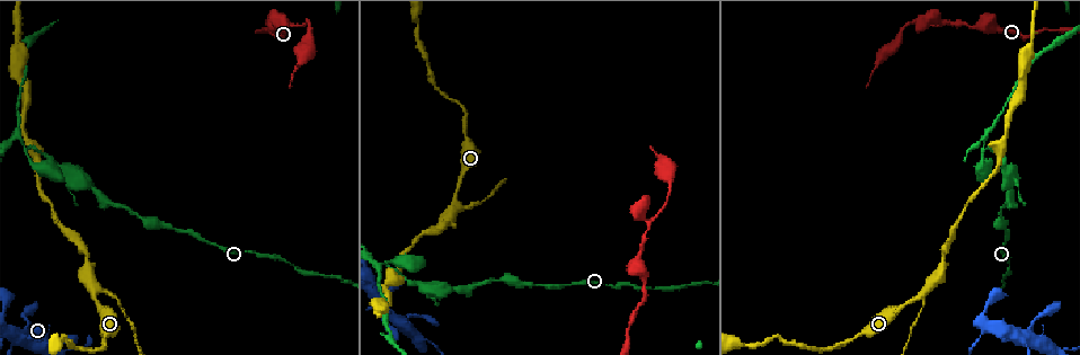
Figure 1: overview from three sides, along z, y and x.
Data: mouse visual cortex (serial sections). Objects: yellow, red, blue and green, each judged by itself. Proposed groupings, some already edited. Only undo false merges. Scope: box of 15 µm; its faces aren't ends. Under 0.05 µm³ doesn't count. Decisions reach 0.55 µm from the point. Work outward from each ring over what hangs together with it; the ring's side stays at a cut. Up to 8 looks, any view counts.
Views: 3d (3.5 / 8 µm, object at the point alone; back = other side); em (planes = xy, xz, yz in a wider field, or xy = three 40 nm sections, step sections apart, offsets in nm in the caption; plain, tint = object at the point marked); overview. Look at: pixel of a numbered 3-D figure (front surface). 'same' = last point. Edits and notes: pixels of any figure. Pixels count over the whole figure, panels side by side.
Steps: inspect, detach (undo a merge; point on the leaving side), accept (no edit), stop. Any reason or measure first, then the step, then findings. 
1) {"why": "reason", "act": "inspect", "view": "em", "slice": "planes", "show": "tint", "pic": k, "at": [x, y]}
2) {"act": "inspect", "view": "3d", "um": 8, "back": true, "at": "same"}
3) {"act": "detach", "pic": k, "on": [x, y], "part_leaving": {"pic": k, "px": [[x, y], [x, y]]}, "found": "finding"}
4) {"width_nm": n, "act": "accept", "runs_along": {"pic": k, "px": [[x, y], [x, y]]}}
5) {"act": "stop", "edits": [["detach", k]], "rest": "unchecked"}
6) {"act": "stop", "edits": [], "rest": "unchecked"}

{"why": "sudden change in width", "act": "inspect", "view": "3d", "um": 3.5, "pic": 1, "at": [662, 290]}

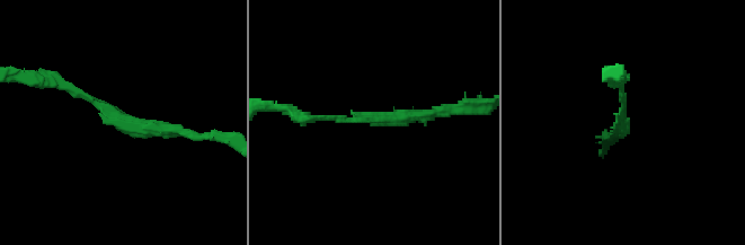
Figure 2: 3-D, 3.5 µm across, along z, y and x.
{"why": "need the tissue", "act": "inspect", "view": "em", "slice": "xy", "step": 5, "show": "tint", "pic": 2, "at": [120, 122]}

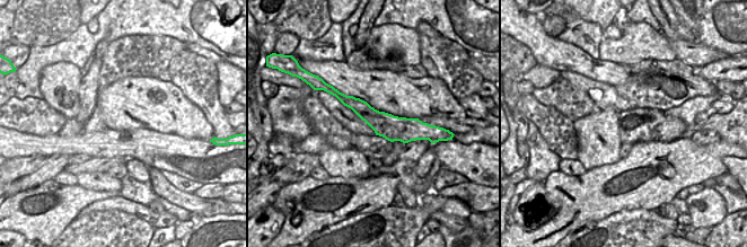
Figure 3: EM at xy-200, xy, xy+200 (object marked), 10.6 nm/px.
{"arm_widths_nm": [100, 150], "act": "accept", "runs_along": {"pic": 2, "px": [[56, 80], [125, 124], [195, 136]]}, "found": "one cell here"}

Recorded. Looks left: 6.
{"why": "abrupt turn", "act": "inspect", "view": "3d", "um": 3.5, "back": true, "pic": 1, "at": [648, 220]}

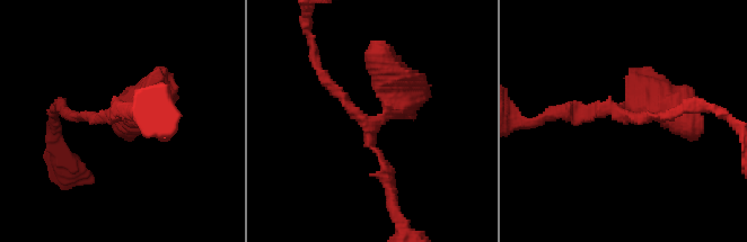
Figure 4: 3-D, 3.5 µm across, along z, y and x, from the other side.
{"arm_widths_nm": [150, 200, 400], "act": "accept", "runs_along": {"pic": 4, "px": [[393, 193], [365, 120], [319, 71]]}, "found": "one cell here"}

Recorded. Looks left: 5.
{"why": "sharp bend", "act": "inspect", "view": "3d", "um": 3.5, "back": true, "pic": 1, "at": [387, 264]}

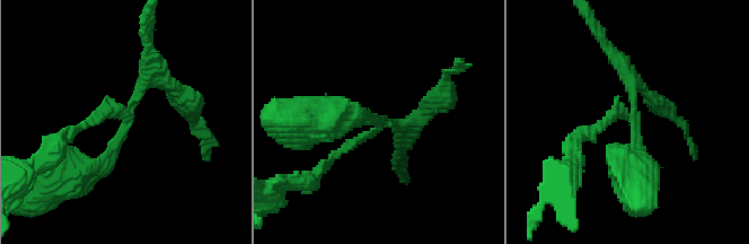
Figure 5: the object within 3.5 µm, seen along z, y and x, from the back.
{"arms": 3, "arm_widths_nm": [150, 200, 250], "act": "inspect", "view": "em", "slice": "xy", "step": 3, "show": "tint", "pic": 5, "at": [630, 114]}

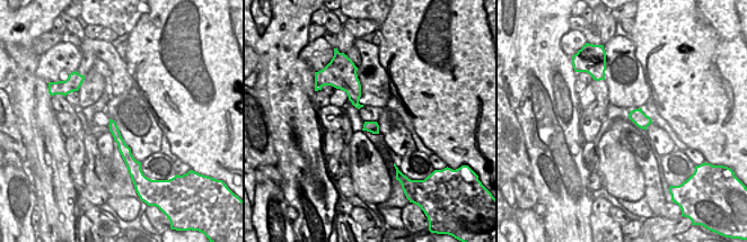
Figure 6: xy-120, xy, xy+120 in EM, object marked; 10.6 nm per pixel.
{"act": "accept", "runs_along": {"pic": 6, "px": [[112, 124], [126, 155], [138, 167]]}, "found": "one cell here"}

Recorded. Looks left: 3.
{"act": "stop", "edits": [], "rest": "unchecked"}

